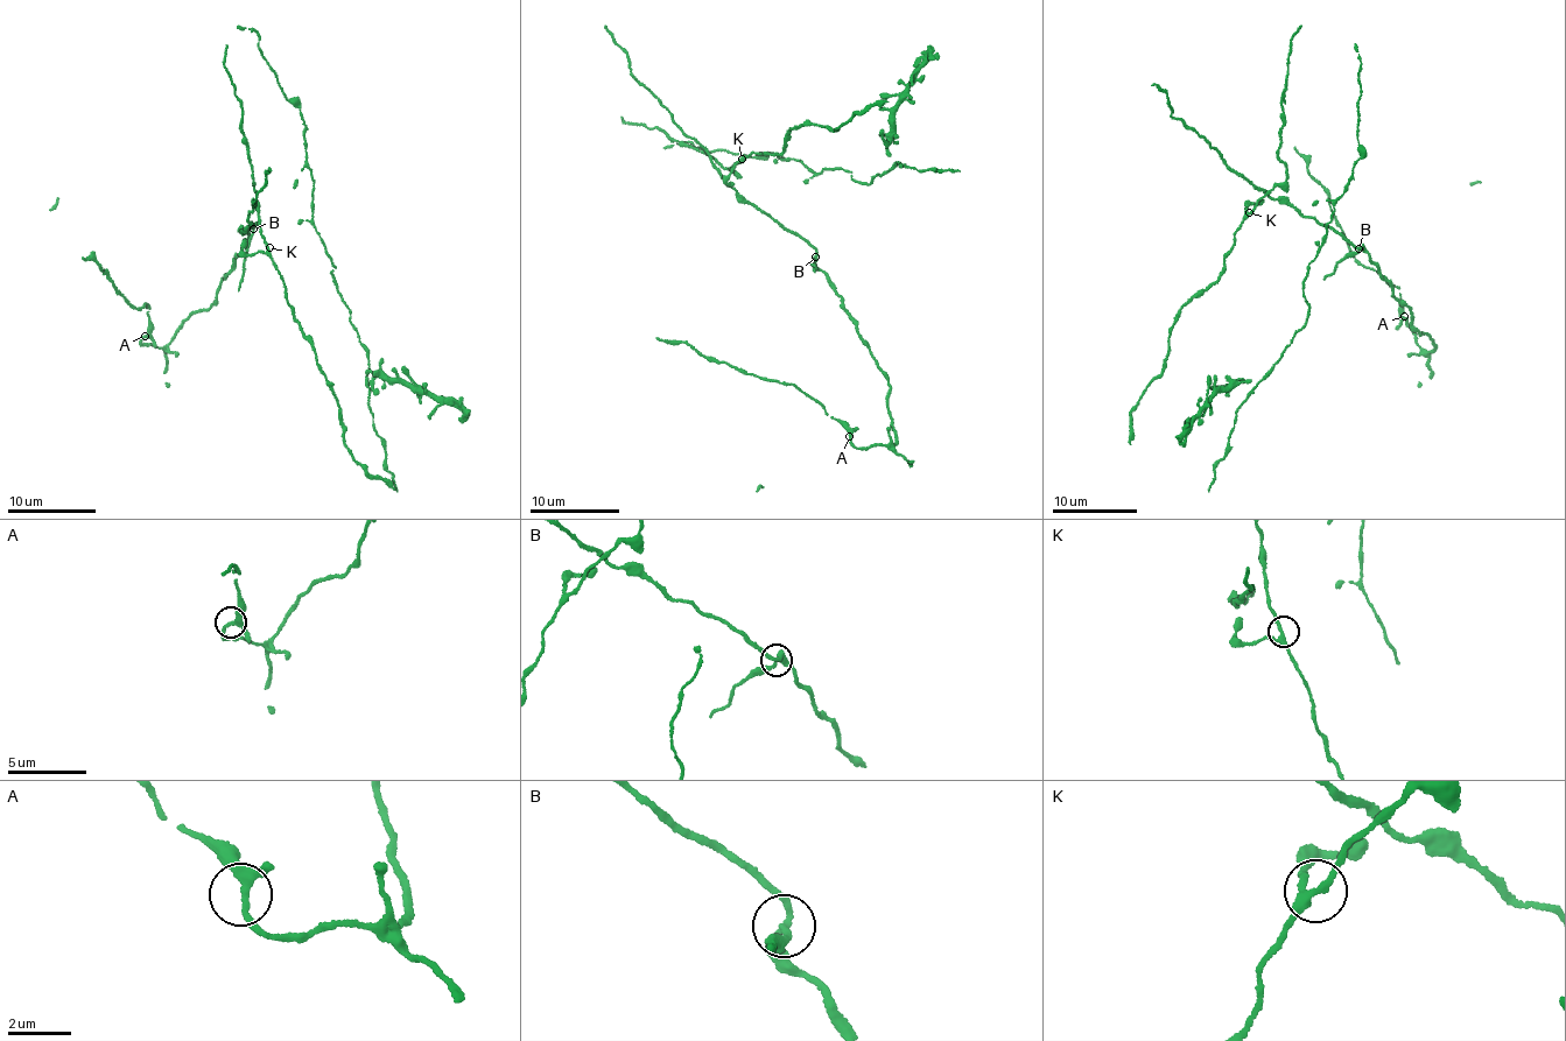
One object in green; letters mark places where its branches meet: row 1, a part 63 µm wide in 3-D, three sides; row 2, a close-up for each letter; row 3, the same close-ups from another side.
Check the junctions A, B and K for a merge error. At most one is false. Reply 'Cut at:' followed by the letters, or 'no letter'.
Cut at: B

